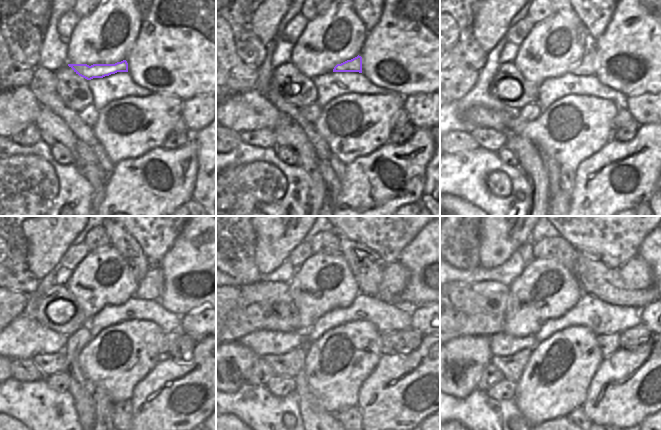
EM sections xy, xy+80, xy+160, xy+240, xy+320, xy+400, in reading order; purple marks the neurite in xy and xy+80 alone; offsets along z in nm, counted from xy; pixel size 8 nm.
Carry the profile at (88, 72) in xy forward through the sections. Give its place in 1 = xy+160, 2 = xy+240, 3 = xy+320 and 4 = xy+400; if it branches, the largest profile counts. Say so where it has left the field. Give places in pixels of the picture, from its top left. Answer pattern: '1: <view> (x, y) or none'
1: xy+160 (588, 65)
2: xy+240 (151, 287)
3: xy+320 (396, 276)
4: xy+400 (636, 274)

